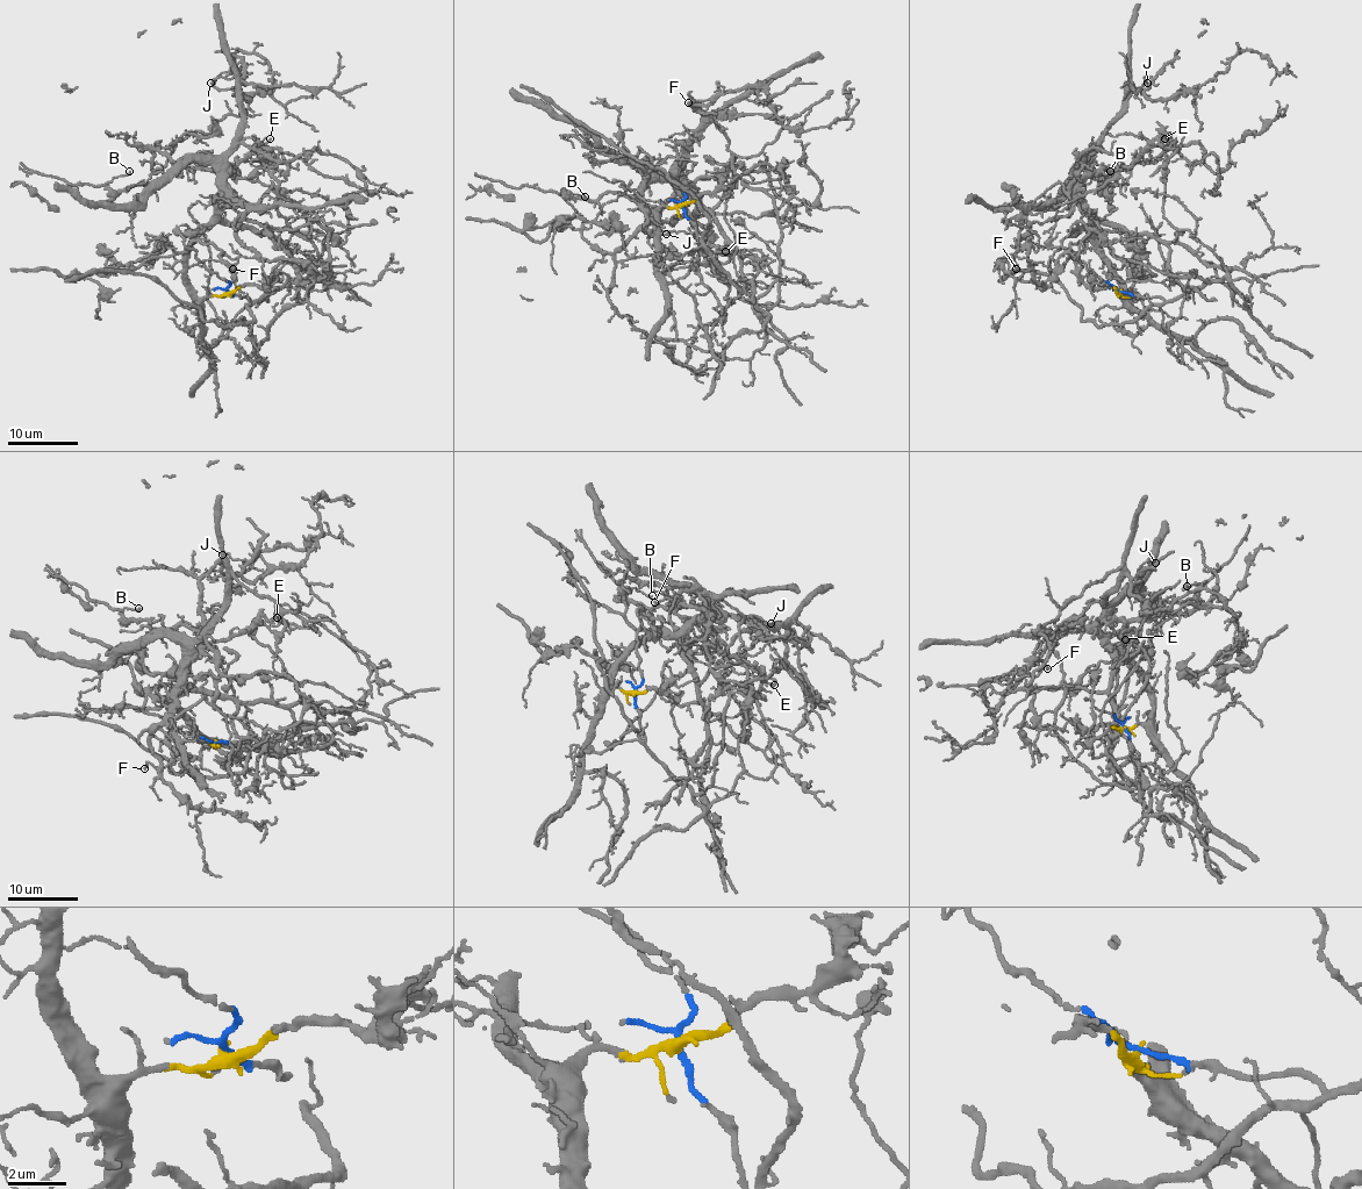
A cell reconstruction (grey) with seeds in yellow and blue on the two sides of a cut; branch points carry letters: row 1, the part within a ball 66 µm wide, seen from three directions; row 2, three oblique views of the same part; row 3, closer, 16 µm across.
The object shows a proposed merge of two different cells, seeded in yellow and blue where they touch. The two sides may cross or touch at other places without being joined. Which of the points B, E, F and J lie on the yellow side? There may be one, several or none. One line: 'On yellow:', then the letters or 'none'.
On yellow: B, E, F, J

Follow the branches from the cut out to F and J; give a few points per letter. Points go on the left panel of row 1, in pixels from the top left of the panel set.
F: (227, 291), (199, 298), (186, 260), (229, 195), (244, 206), (237, 238), (255, 253), (233, 270)
J: (227, 291), (199, 298), (186, 274), (193, 238), (223, 194), (223, 160), (239, 126), (241, 80), (210, 84)

